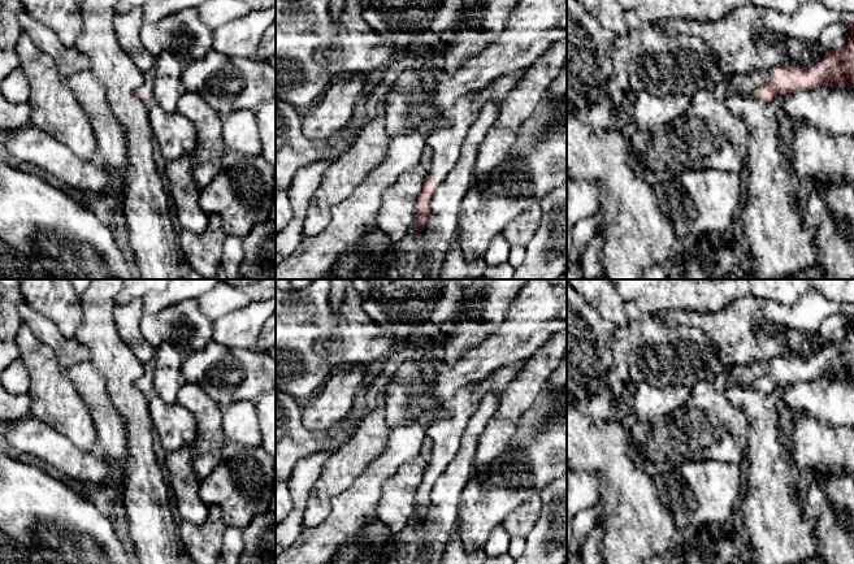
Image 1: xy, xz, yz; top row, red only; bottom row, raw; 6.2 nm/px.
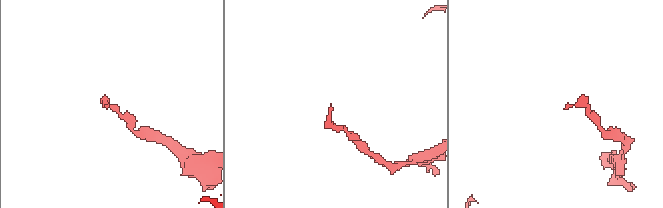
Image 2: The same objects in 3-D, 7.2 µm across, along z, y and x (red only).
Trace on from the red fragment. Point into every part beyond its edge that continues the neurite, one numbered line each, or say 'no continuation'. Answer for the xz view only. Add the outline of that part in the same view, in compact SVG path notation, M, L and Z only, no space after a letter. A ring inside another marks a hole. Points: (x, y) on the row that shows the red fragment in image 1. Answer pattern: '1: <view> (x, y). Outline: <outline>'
1: xz (446, 143). Outline: M472 92L442 112L450 123L426 139L426 146L433 151L429 179L442 181L456 165L468 130L480 113L473 108L477 97L478 92Z

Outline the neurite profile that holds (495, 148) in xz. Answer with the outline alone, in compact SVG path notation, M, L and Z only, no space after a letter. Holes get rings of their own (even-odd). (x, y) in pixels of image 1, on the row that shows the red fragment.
M560 30L551 47L526 68L521 82L507 95L500 113L482 142L474 168L481 186L491 170L511 155L520 127L532 117L538 104L567 61L567 30Z

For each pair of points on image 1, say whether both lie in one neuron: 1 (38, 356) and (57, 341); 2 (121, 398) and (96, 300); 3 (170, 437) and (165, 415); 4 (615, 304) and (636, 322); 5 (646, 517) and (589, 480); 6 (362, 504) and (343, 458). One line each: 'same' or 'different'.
1: different
2: same
3: same
4: different
5: different
6: different

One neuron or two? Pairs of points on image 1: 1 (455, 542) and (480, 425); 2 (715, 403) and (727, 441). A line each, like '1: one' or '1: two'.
1: two
2: one

